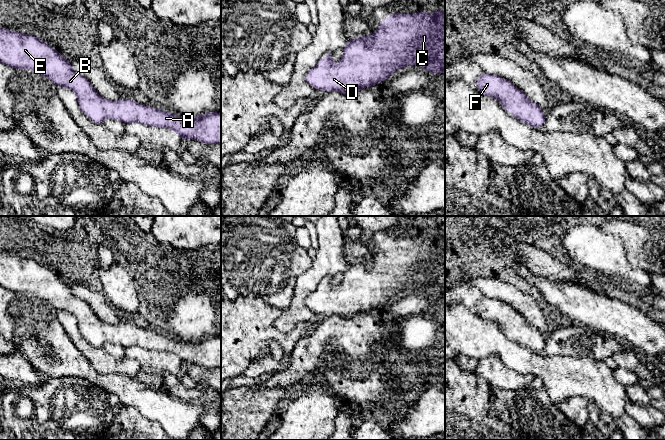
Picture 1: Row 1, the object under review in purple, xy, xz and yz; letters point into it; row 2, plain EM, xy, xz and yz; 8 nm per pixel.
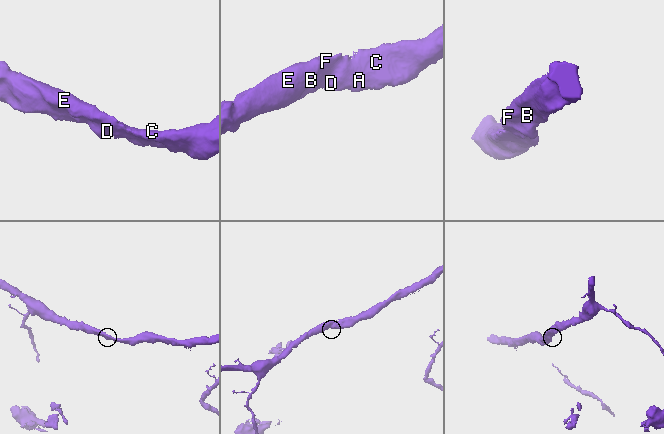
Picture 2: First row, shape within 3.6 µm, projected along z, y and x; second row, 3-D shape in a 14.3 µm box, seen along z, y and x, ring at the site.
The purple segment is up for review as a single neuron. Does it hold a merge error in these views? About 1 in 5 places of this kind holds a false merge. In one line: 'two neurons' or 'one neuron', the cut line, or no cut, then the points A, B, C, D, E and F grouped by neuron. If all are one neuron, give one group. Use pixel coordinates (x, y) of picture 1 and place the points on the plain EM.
one neuron; cut none; groups A B C D E F

